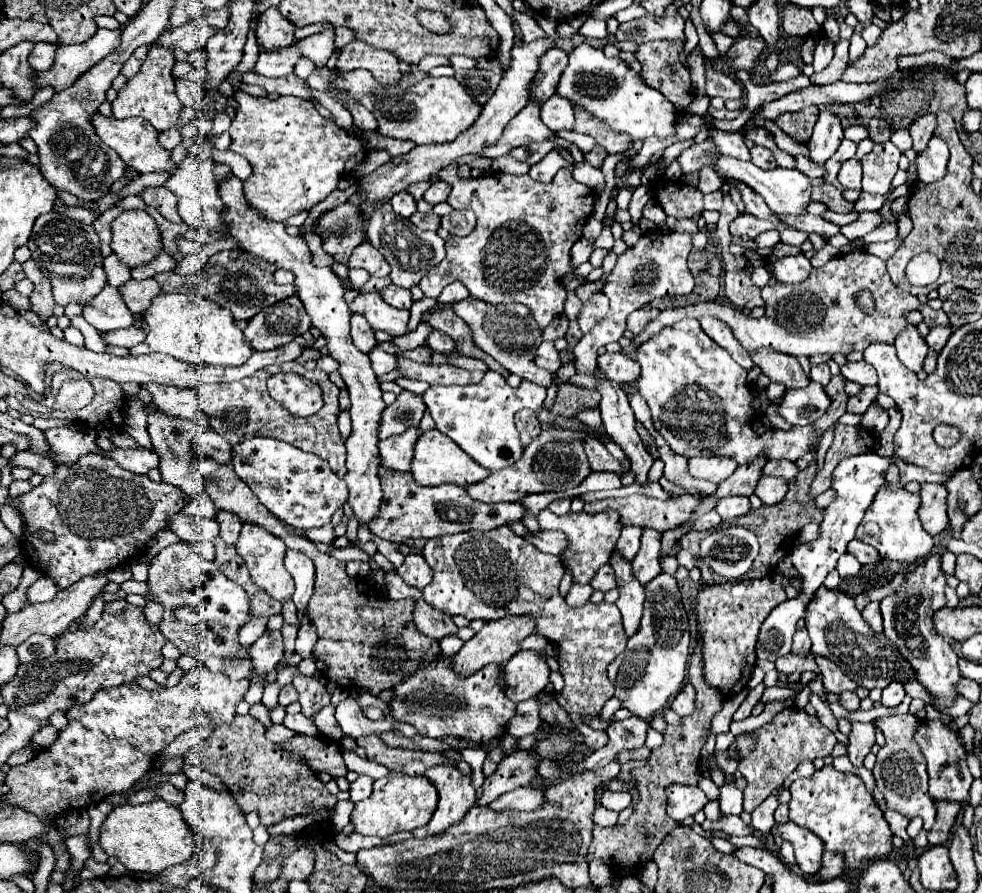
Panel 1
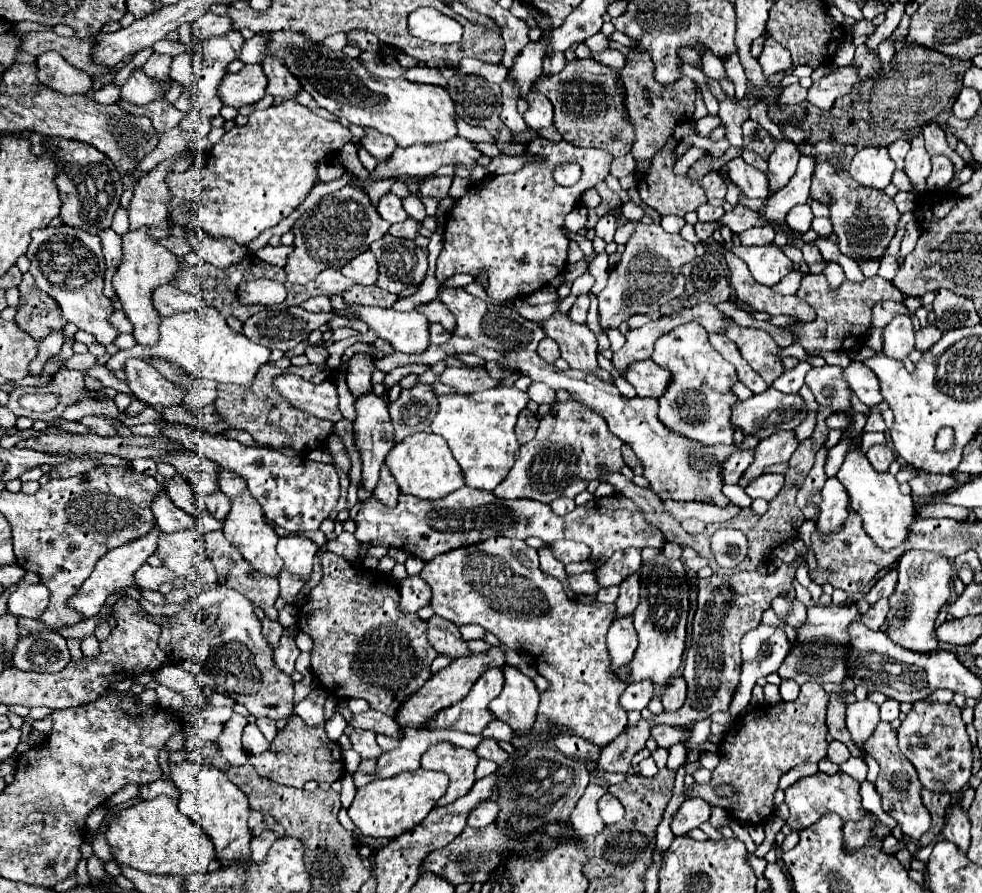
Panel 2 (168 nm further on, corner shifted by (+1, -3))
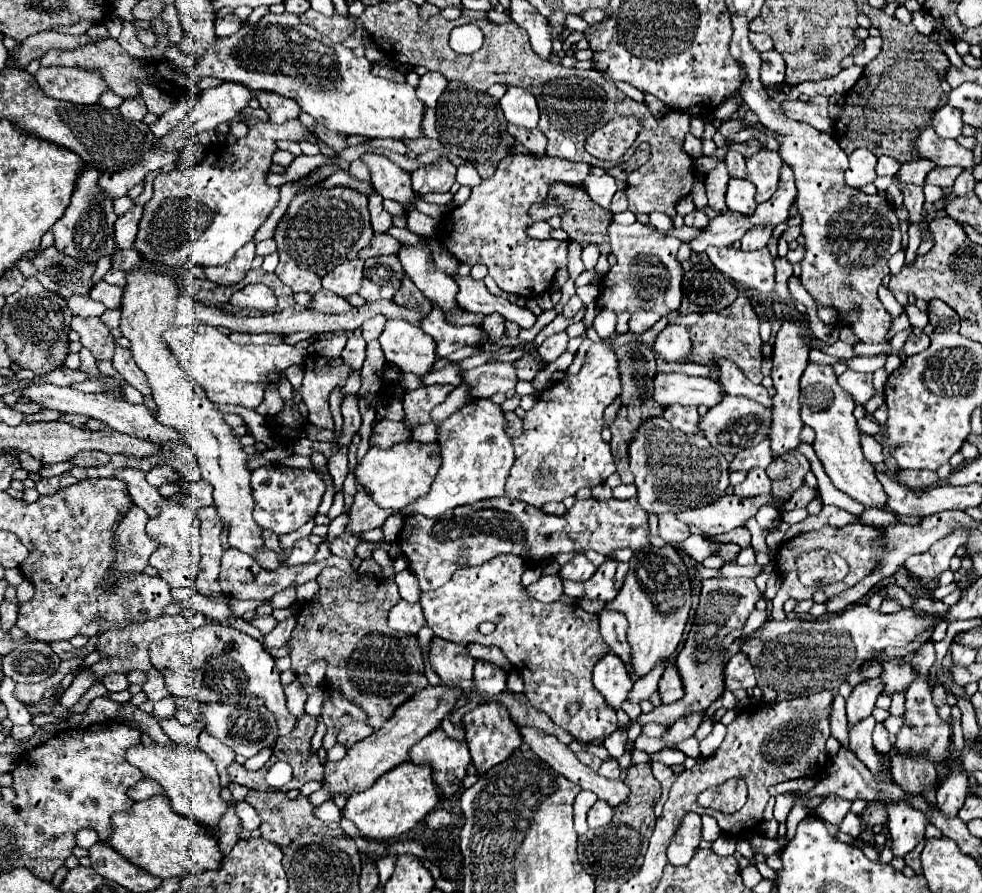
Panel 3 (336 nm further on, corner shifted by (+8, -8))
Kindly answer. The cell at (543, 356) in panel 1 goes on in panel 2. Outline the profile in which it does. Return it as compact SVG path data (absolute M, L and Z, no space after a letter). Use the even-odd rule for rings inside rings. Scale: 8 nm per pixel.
M544 337L542 343L538 345L538 355L542 355L542 359L546 363L554 363L556 359L560 359L558 343L554 343L554 339L550 339L550 337Z

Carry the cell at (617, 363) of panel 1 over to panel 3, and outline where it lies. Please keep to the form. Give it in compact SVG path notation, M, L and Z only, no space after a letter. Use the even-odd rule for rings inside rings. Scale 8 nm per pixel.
M657 372L653 378L653 400L657 404L689 404L709 406L719 404L723 388L711 378L695 378L677 372Z

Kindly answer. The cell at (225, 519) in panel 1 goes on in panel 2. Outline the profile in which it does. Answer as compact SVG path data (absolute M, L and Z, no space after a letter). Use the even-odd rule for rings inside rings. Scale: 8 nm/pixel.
M220 489L212 491L210 495L202 495L202 501L204 501L206 509L210 511L210 515L216 517L220 523L226 519L226 515L228 515L228 497Z

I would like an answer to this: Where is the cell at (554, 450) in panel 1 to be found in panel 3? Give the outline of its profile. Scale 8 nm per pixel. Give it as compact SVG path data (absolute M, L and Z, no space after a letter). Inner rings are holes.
M593 344L587 350L581 372L555 382L551 390L545 390L537 404L525 414L525 434L513 438L515 464L505 484L505 496L541 508L547 502L563 502L565 498L575 496L579 488L603 484L615 472L615 464L609 444L601 438L601 418L603 410L619 394L621 372L617 354L601 344Z

